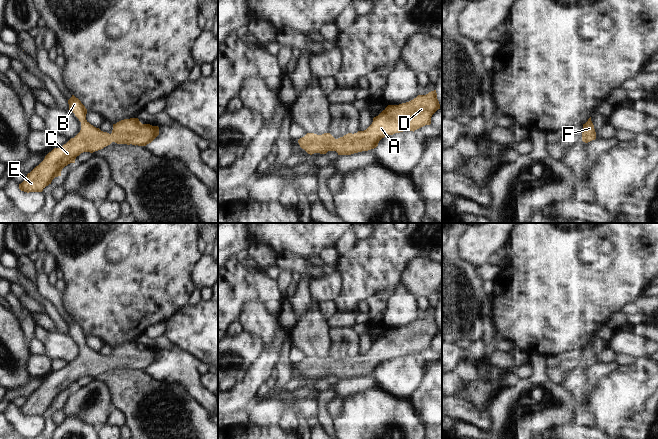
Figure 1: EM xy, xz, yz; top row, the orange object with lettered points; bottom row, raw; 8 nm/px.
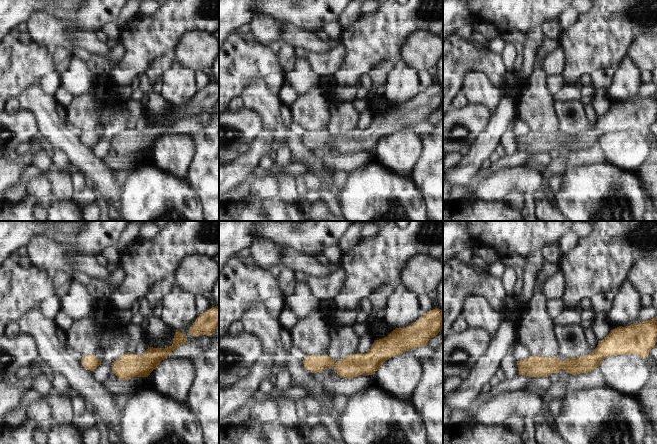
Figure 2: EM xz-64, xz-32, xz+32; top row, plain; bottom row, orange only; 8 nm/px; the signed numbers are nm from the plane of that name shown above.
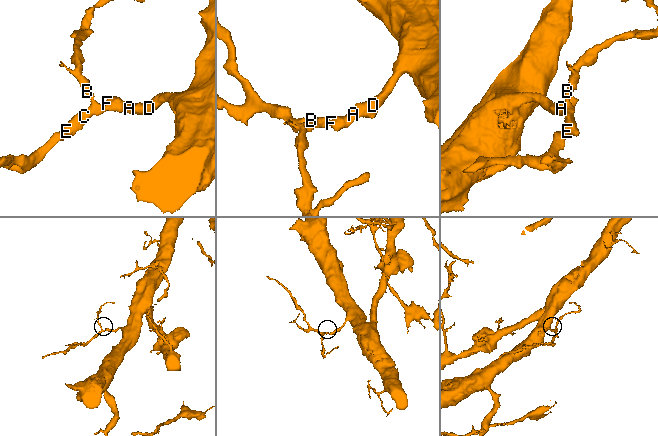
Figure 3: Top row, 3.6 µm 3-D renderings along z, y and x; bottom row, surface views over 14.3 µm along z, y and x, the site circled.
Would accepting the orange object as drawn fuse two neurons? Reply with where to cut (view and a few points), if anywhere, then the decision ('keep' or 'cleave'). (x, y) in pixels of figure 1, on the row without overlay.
no cut | keep

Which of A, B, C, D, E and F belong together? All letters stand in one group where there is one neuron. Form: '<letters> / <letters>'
A B C D E F

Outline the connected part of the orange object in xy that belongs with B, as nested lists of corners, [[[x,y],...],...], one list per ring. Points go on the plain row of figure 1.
[[[74,319],[68,324],[69,334],[75,338],[75,340],[81,346],[81,354],[74,361],[71,362],[66,368],[60,372],[54,372],[49,376],[44,384],[36,390],[30,397],[27,398],[25,404],[19,408],[19,413],[24,416],[42,416],[43,413],[51,408],[55,401],[61,400],[62,393],[70,387],[75,387],[75,383],[83,376],[93,377],[101,374],[104,371],[110,369],[112,366],[117,368],[138,369],[146,370],[151,367],[159,359],[159,351],[152,350],[150,348],[142,348],[138,342],[124,343],[116,348],[113,348],[112,357],[101,355],[99,352],[94,351],[86,344],[87,333],[81,327],[81,325]]]

